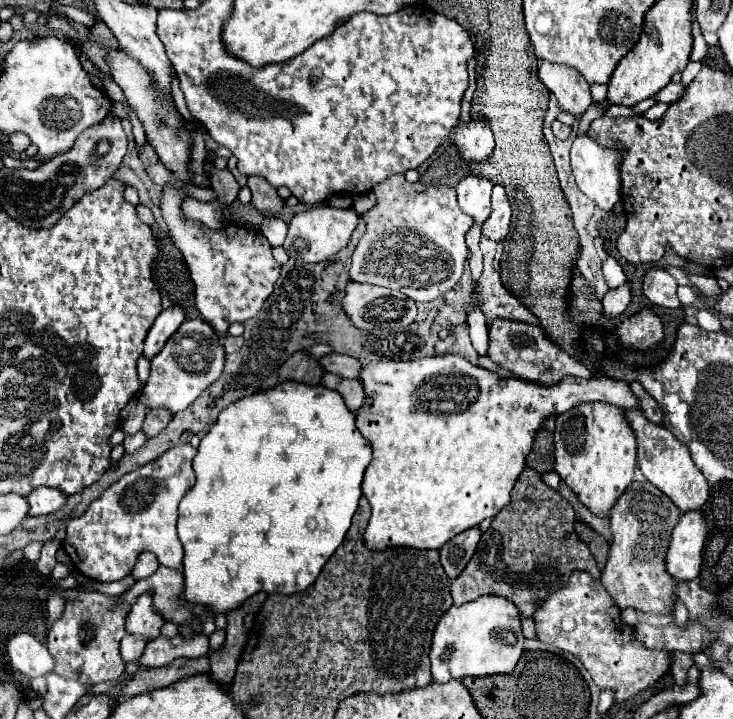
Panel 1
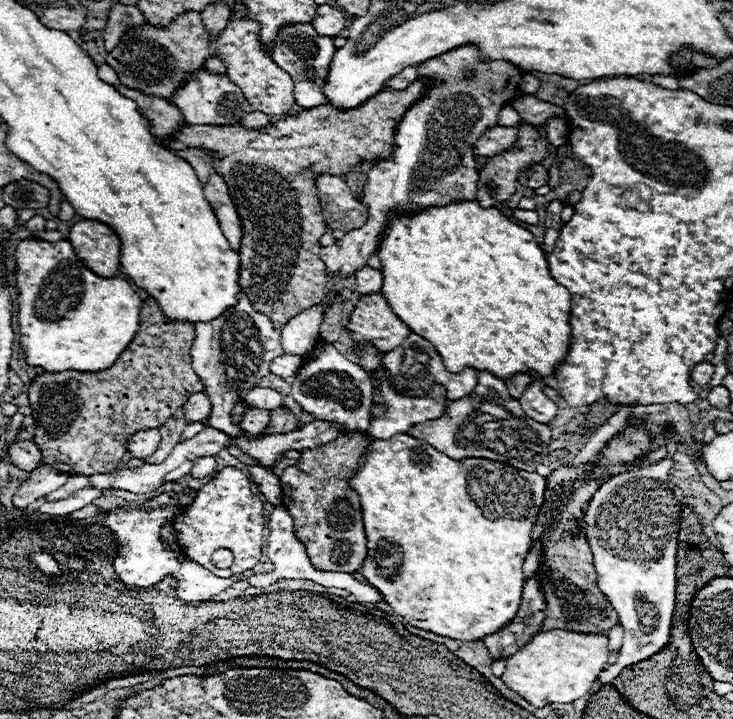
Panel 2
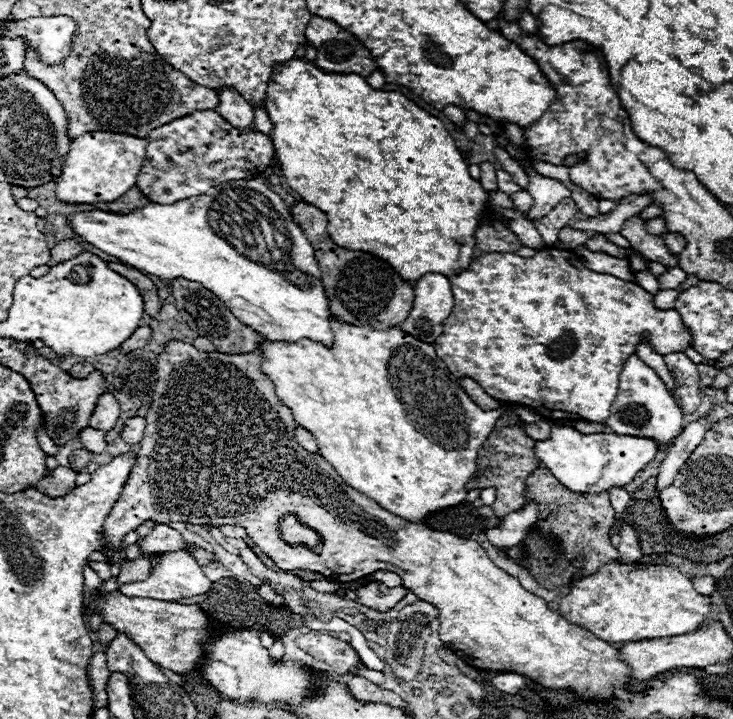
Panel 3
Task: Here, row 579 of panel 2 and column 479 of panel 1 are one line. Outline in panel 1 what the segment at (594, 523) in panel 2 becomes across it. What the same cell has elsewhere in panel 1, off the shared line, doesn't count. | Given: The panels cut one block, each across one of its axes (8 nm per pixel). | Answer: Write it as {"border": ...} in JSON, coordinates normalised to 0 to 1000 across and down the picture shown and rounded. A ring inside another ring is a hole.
{"border":[[[655,829],[647,837],[636,837],[630,843],[617,843],[595,868],[589,904],[587,904],[587,924],[589,924],[589,943],[595,949],[611,949],[617,943],[628,946],[633,940],[666,940],[666,937],[696,937],[707,924],[715,907],[715,882],[709,868],[709,848],[701,837],[685,829]]]}

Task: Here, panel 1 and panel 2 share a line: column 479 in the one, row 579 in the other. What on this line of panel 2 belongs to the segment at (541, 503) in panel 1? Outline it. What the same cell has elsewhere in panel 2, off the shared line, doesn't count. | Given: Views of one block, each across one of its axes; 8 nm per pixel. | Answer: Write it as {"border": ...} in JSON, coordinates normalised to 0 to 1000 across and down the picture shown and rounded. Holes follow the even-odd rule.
{"border":[[[805,645],[794,648],[767,648],[748,662],[748,682],[742,704],[737,707],[737,718],[726,734],[726,751],[742,748],[742,773],[737,779],[739,787],[739,818],[745,832],[745,860],[739,865],[739,876],[780,876],[797,882],[829,882],[843,868],[843,854],[827,829],[816,818],[816,801],[810,793],[810,776],[799,745],[780,745],[783,720],[794,718],[794,707],[802,701],[808,687],[816,682],[819,670],[802,668]]]}

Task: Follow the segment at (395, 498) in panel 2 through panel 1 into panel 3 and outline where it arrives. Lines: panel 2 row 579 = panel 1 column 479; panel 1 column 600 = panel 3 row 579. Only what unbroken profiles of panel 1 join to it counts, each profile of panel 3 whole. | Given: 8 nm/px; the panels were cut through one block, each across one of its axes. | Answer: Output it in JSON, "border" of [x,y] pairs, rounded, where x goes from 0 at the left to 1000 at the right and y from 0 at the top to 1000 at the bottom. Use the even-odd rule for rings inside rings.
{"border":[[[510,796],[510,798],[505,801],[505,807],[521,809],[521,812],[527,812],[529,818],[548,815],[548,807],[546,807],[546,801],[540,801],[540,796]]]}

